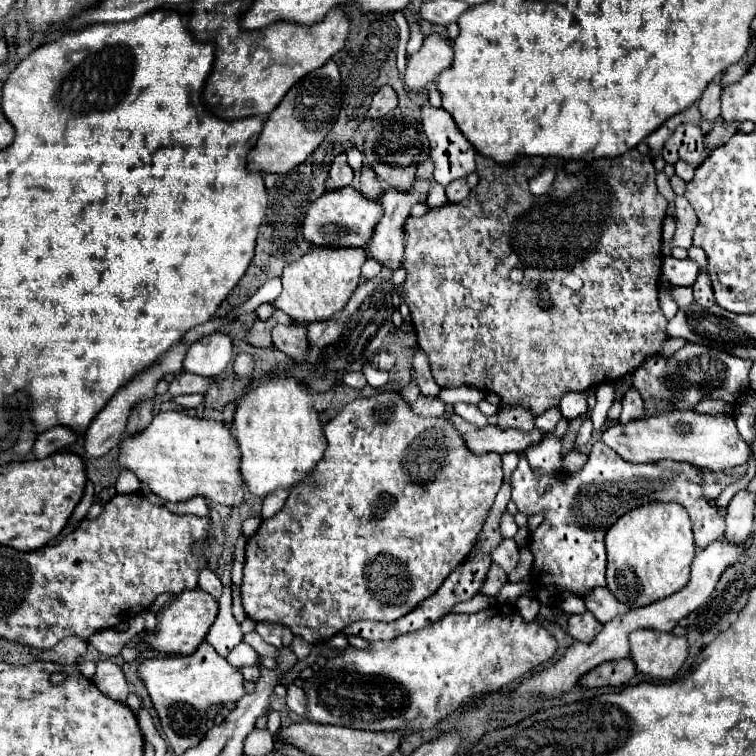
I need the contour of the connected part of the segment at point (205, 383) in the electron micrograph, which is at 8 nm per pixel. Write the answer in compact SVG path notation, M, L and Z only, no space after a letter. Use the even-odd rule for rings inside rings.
M183 373L181 377L173 379L169 385L169 393L171 397L183 395L183 393L205 393L211 385L211 379L201 379L193 373Z

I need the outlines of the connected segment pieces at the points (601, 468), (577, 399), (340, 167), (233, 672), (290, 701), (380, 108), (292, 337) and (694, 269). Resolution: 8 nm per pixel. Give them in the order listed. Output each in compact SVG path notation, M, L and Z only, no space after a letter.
M603 441L593 443L593 447L589 451L589 461L577 473L557 473L557 475L549 475L549 477L535 477L527 459L521 455L517 469L511 473L513 501L517 503L518 511L525 515L545 513L545 521L531 533L529 547L535 557L533 579L537 581L537 585L545 585L555 595L561 591L571 591L571 593L583 597L593 587L603 587L605 585L605 563L607 563L605 541L603 541L605 531L627 511L637 509L645 503L653 503L653 501L665 501L665 503L675 501L689 511L697 547L707 547L709 543L721 539L725 535L725 521L719 517L717 509L711 507L709 501L703 497L701 473L703 473L703 469L699 469L687 461L655 461L655 463L643 463L643 465L627 463L617 453L613 453Z
M567 393L561 399L559 409L565 419L577 419L585 415L587 413L587 393Z
M341 153L331 163L331 171L329 171L329 177L325 181L325 189L327 191L341 189L341 187L351 185L351 181L353 181L353 169L347 165L347 155Z
M201 643L193 655L177 655L163 659L149 659L139 669L143 683L153 699L161 727L175 751L183 755L185 749L195 747L205 735L207 711L215 705L237 703L243 695L243 675L237 667L231 667L209 643Z
M287 685L287 705L291 711L295 711L297 715L301 717L307 717L307 699L305 699L305 693L297 687L297 685Z
M383 85L383 87L375 93L375 97L373 97L371 107L369 107L369 111L367 111L367 117L369 117L369 119L383 119L383 117L389 115L395 107L397 107L397 93L393 91L393 87Z
M293 323L293 325L275 325L273 327L273 345L283 351L287 357L295 361L303 361L309 353L309 339L307 327Z
M665 257L663 259L663 275L673 283L673 285L687 285L691 287L699 275L699 265L691 259L675 259L675 257Z

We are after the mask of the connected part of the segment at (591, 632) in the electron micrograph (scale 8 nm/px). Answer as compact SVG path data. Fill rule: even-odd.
M589 611L579 613L579 615L571 615L569 617L569 635L581 643L591 643L595 639L595 635L601 631L601 623L589 615Z

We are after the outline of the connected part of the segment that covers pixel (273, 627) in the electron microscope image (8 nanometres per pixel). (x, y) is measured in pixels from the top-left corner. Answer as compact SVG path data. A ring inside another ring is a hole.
M257 623L255 631L263 637L263 641L271 643L277 649L291 647L291 643L293 643L293 633L289 631L289 627L281 625L281 623Z

